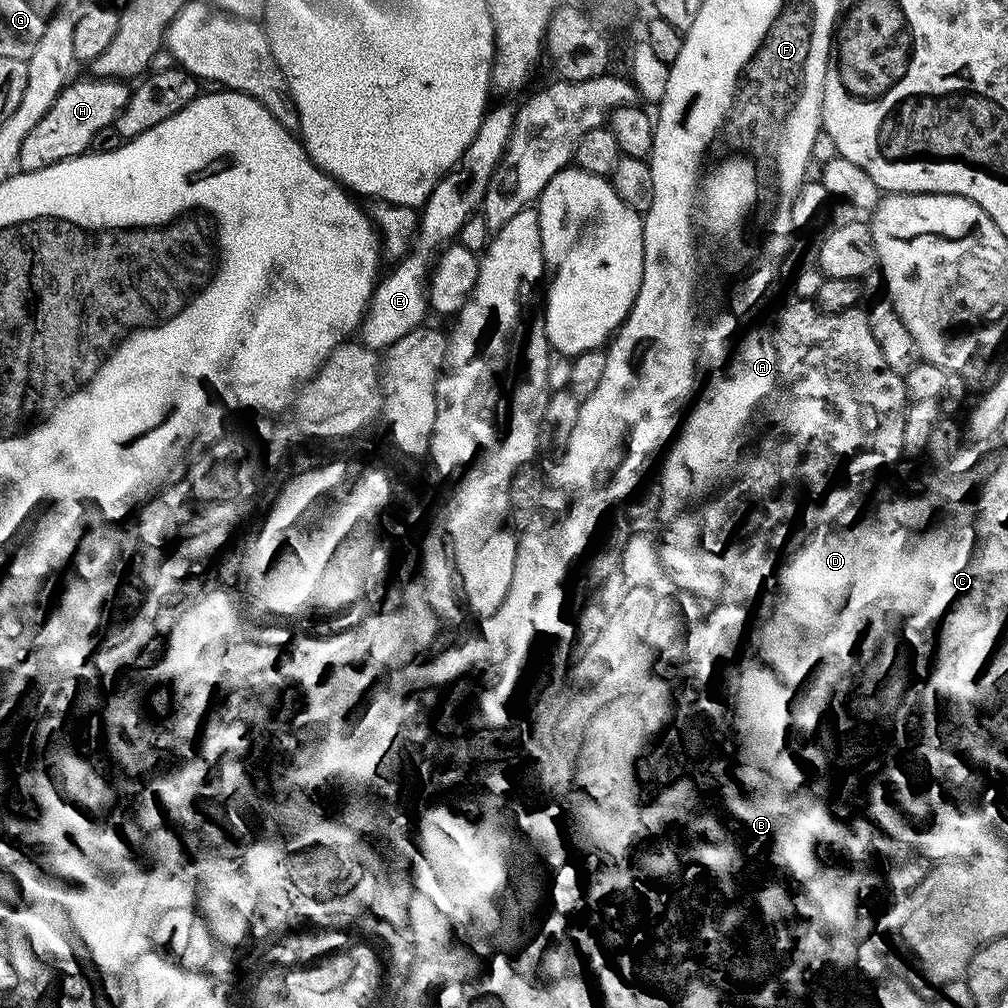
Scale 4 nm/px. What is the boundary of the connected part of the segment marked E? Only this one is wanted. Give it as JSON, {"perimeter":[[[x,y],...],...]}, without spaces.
{"perimeter":[[[504,104],[494,112],[485,113],[475,138],[456,168],[435,184],[430,198],[421,207],[419,225],[407,254],[397,261],[393,267],[395,269],[385,279],[383,277],[373,287],[372,297],[368,299],[368,306],[358,325],[358,340],[361,344],[380,350],[402,338],[402,334],[410,329],[425,323],[424,311],[427,313],[430,308],[426,279],[439,250],[457,237],[464,223],[481,207],[488,182],[509,143],[516,111],[514,106]]]}

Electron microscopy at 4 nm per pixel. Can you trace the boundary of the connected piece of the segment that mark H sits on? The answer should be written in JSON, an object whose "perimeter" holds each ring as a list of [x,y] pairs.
{"perimeter":[[[76,78],[61,90],[55,104],[22,142],[18,161],[20,172],[46,170],[46,166],[54,166],[63,160],[85,155],[91,149],[94,134],[98,134],[98,130],[115,125],[117,114],[128,101],[129,85],[123,80],[95,79]]]}

